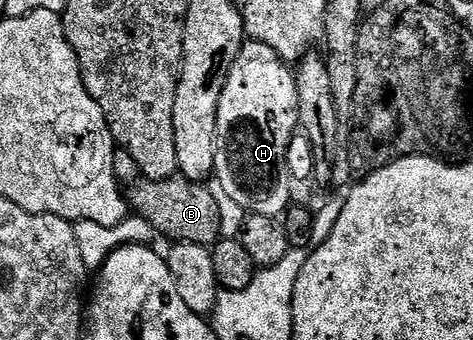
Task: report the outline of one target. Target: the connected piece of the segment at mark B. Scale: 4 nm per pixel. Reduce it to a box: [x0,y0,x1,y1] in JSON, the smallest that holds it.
[114,149,222,247]

